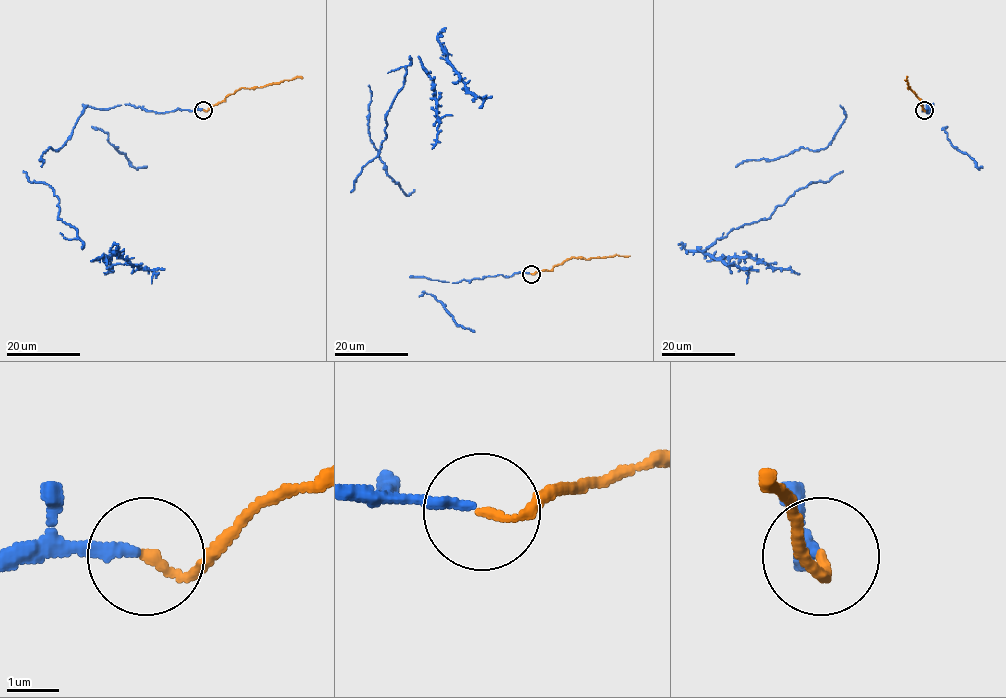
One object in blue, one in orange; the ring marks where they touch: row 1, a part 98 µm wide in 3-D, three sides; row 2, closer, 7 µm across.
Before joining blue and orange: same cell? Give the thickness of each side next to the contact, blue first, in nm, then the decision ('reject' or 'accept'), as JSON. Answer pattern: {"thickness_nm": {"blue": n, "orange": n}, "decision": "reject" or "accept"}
{"thickness_nm": {"blue": 200, "orange": 160}, "decision": "accept"}

